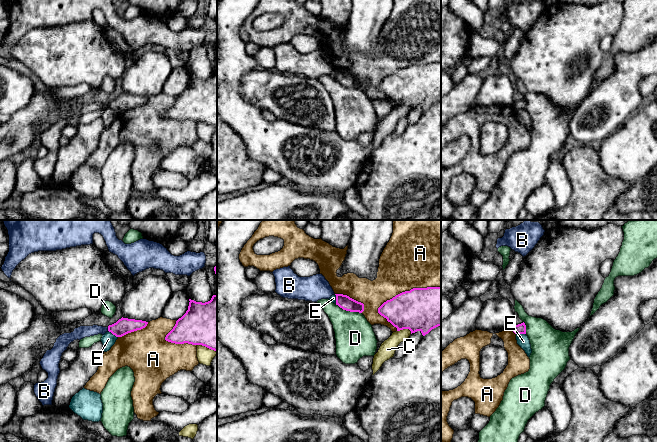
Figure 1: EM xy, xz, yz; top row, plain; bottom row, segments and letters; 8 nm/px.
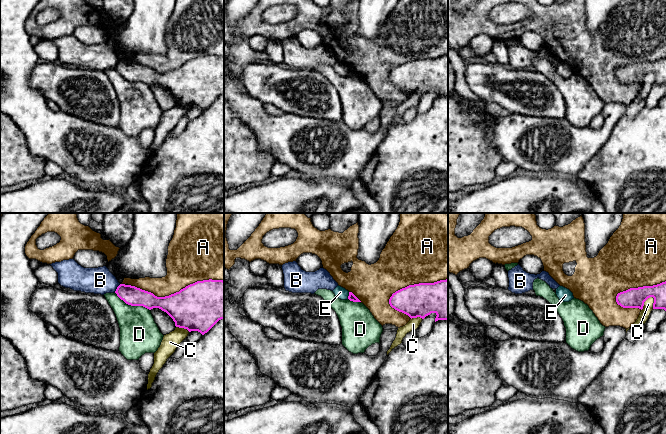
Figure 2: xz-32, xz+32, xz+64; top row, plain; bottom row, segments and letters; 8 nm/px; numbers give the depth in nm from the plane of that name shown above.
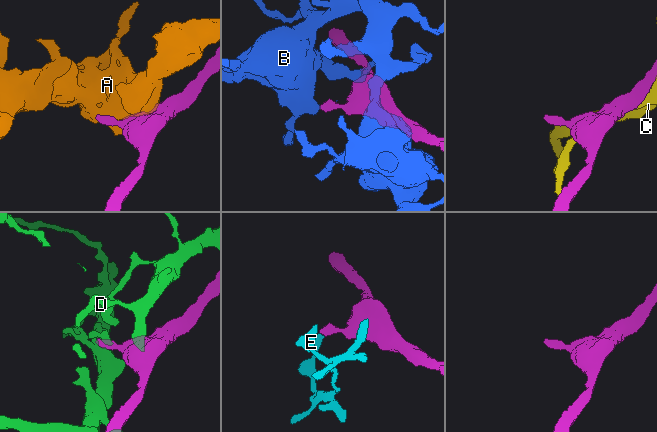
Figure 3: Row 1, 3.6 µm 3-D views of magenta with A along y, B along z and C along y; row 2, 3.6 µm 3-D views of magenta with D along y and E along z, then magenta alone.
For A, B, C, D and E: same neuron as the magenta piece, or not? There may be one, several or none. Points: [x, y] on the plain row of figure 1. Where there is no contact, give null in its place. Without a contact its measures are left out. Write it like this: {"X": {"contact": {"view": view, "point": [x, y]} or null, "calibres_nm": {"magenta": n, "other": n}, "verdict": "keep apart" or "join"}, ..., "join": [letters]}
{"A": {"contact": {"view": "xz", "point": [407, 67]}, "calibres_nm": {"magenta": 360, "other": 460}, "verdict": "keep apart"}, "B": {"contact": {"view": "xy", "point": [108, 105]}, "calibres_nm": {"magenta": 140, "other": 100}, "verdict": "keep apart"}, "C": {"contact": {"view": "xz", "point": [405, 104]}, "calibres_nm": {"magenta": 360, "other": 130}, "verdict": "keep apart"}, "D": {"contact": {"view": "xz", "point": [348, 86]}, "calibres_nm": {"magenta": 110, "other": 320}, "verdict": "keep apart"}, "E": {"contact": {"view": "xy", "point": [113, 110]}, "calibres_nm": {"magenta": 140, "other": 110}, "verdict": "keep apart"}, "join": []}

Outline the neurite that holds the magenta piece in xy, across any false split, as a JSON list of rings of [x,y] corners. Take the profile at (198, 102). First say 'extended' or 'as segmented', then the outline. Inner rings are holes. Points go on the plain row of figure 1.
as segmented; [[[217,71],[205,79],[189,77],[188,86],[176,97],[165,116],[202,121],[217,128]]]

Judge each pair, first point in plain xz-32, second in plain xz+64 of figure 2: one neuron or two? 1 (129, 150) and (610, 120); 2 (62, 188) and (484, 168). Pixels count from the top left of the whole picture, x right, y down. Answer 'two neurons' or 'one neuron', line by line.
1: one neuron
2: two neurons

